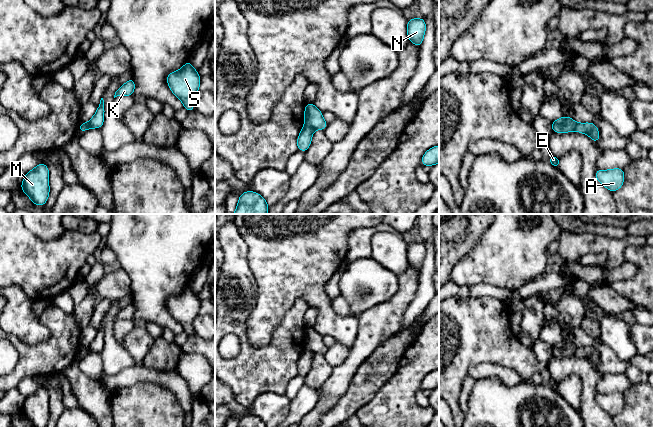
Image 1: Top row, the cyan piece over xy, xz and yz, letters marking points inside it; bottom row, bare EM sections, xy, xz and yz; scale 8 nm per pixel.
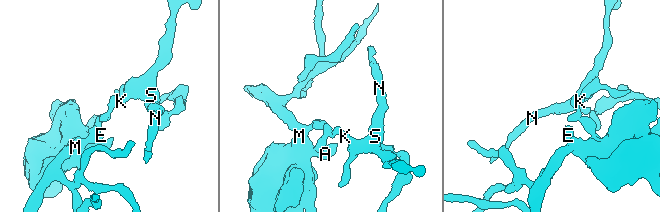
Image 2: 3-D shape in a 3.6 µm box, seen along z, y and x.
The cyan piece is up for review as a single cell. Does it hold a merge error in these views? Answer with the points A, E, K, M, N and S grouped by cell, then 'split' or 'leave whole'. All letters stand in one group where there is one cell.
A E M / K N S | split

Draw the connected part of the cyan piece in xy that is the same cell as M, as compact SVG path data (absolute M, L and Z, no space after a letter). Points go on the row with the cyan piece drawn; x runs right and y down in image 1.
M40 163L27 172L21 183L21 190L30 197L33 205L45 205L50 193L47 165Z

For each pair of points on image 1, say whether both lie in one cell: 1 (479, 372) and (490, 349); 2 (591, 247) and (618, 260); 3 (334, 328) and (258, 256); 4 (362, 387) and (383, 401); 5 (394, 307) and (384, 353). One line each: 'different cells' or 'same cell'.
1: different cells
2: same cell
3: same cell
4: different cells
5: different cells

